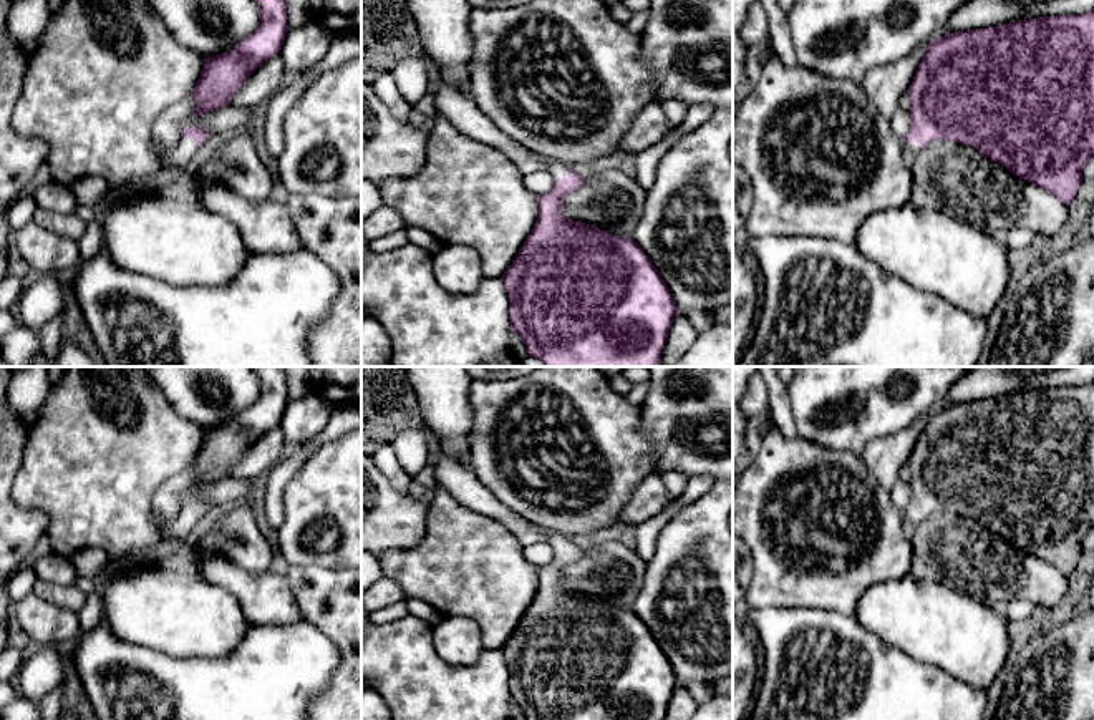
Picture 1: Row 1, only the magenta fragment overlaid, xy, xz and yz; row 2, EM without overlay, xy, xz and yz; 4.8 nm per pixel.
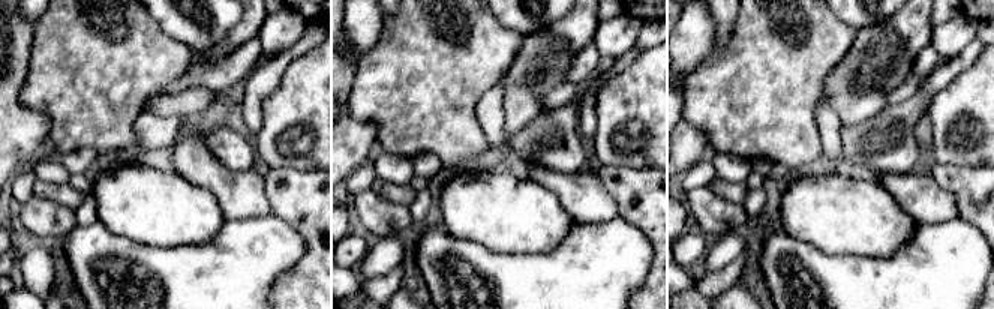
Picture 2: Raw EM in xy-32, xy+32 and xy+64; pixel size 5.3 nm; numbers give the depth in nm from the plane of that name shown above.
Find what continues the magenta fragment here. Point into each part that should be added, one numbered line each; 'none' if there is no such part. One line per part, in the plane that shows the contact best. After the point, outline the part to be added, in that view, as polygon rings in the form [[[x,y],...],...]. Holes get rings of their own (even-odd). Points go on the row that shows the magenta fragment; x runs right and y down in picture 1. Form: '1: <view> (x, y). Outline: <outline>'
1: xz (557, 170). Outline: [[[544,158],[540,159],[544,164],[544,169],[552,176],[552,179],[562,179],[569,174],[569,166],[554,159],[552,163],[547,163]]]

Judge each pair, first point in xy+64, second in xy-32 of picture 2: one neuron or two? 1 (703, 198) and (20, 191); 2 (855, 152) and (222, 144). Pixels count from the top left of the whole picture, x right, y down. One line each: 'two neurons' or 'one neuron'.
1: two neurons
2: one neuron

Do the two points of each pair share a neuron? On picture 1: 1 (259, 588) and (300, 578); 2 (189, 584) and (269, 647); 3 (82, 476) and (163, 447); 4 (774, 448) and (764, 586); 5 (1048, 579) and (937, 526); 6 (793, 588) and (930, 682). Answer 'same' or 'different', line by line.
1: different
2: different
3: same
4: same
5: same
6: different

